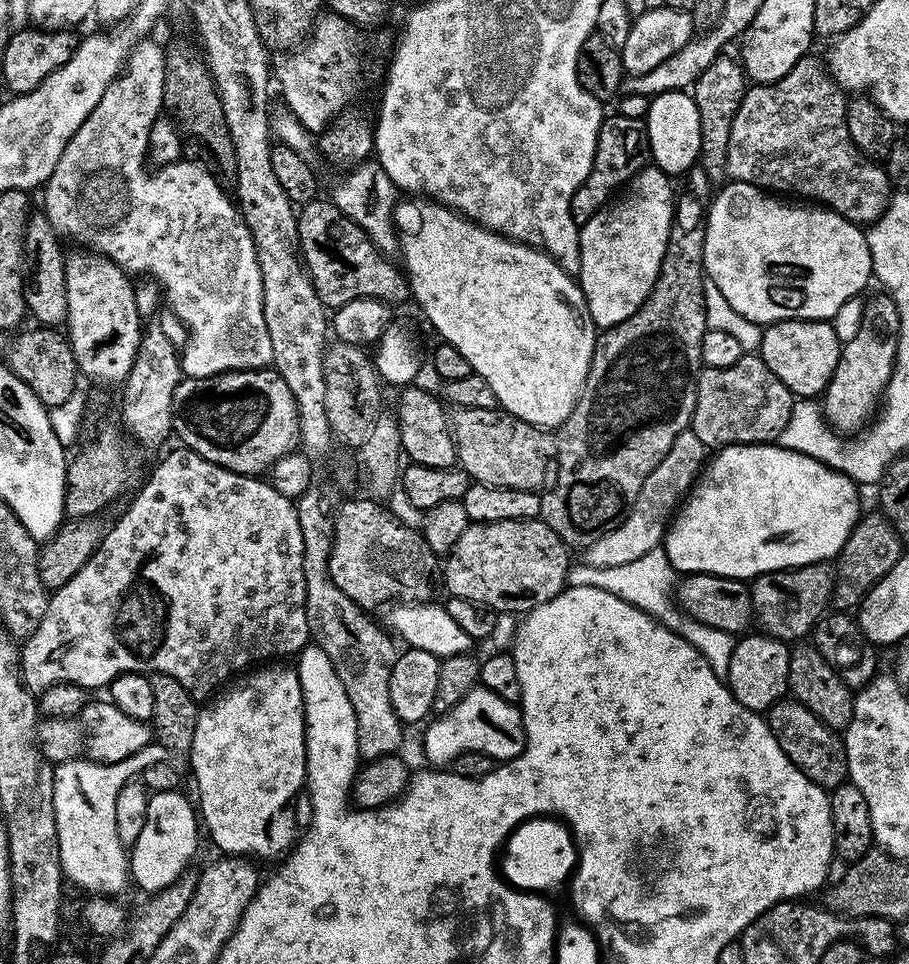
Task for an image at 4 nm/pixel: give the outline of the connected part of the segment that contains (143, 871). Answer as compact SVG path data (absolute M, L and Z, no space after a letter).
M179 790L152 792L148 798L148 813L142 830L130 848L130 876L144 894L155 894L171 887L181 878L184 867L196 852L198 812Z

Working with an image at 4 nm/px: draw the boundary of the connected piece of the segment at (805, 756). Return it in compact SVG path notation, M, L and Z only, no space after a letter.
M785 698L775 704L767 713L768 725L776 733L776 741L790 758L790 762L810 782L819 788L831 790L839 784L845 783L848 774L848 759L844 753L844 742L841 733L834 728L828 728L812 713L805 704L795 698Z

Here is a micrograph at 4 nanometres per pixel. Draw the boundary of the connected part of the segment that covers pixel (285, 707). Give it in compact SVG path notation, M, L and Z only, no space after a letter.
M273 663L273 668L266 668L270 666L261 667L260 669L264 668L261 670L261 672L254 673L253 676L245 682L245 684L238 685L237 688L229 694L229 696L222 697L221 700L213 706L213 708L204 708L201 710L201 712L199 709L198 715L195 717L194 723L192 724L192 750L190 753L190 759L192 759L192 772L194 775L196 775L196 788L198 791L200 791L200 804L198 800L198 812L202 817L203 827L204 824L206 827L208 827L208 832L210 835L212 835L213 842L216 843L222 851L229 852L229 854L232 855L229 857L232 858L240 858L236 856L280 856L279 858L284 858L287 857L288 853L292 851L298 840L298 835L296 836L298 821L295 816L295 800L296 797L301 794L302 789L305 787L308 779L308 775L306 774L306 746L304 745L304 695L302 694L302 686L300 685L300 676L296 673L295 667L289 666L289 668L283 668L283 666L280 664L283 663Z

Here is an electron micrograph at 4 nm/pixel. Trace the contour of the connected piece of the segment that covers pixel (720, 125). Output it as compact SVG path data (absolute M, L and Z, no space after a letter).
M721 54L706 72L698 78L690 89L692 101L698 106L698 122L700 123L700 159L699 167L706 170L706 174L713 182L725 179L726 154L730 146L730 126L734 122L734 114L738 114L738 106L742 102L746 91L746 77L739 59Z

